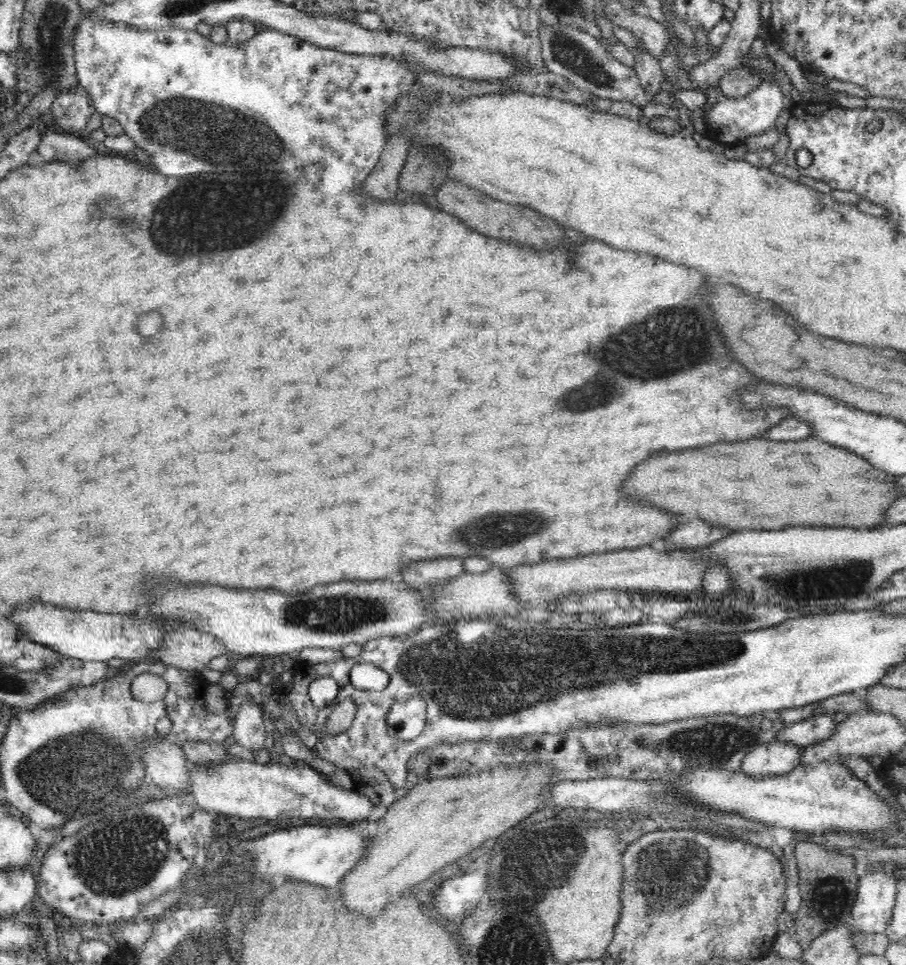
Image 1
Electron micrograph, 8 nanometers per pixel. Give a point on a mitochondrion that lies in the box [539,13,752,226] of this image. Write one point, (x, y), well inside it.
(570, 52)

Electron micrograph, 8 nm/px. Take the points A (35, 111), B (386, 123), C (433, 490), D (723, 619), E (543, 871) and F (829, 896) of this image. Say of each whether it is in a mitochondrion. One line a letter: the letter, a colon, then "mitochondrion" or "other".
A: mitochondrion
B: other
C: other
D: mitochondrion
E: mitochondrion
F: mitochondrion

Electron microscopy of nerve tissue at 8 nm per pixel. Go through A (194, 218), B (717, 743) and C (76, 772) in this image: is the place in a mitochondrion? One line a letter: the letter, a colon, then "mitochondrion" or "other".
A: mitochondrion
B: mitochondrion
C: mitochondrion

